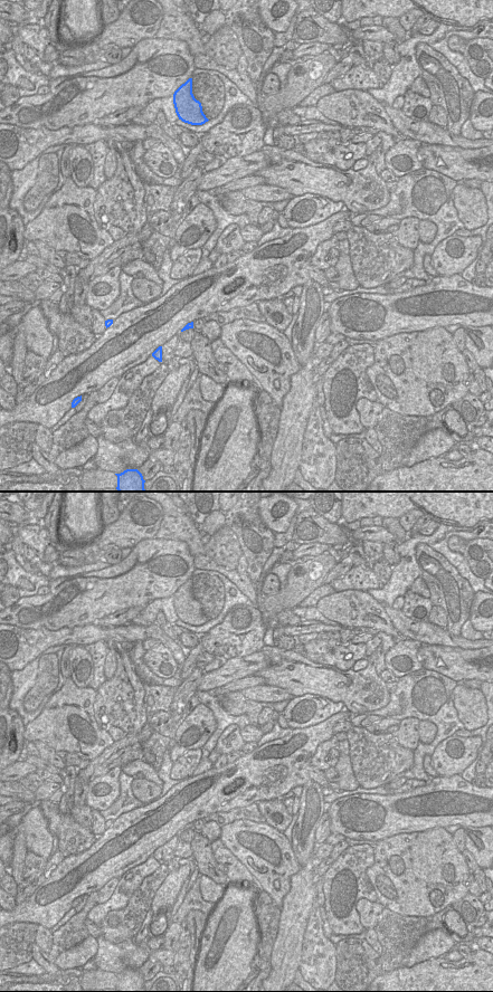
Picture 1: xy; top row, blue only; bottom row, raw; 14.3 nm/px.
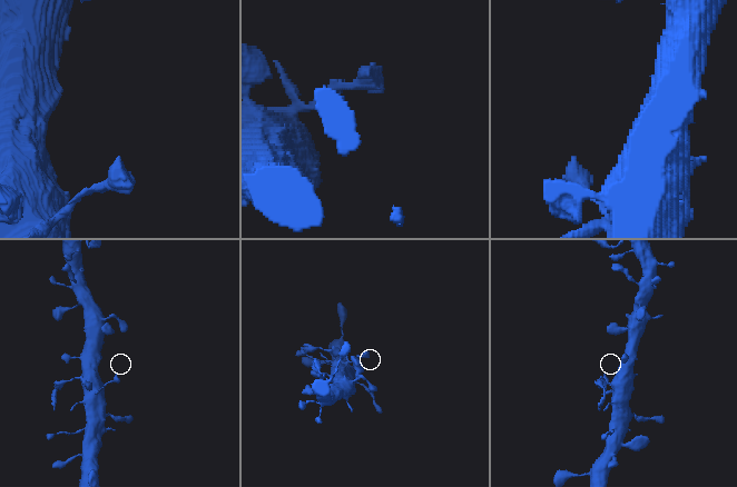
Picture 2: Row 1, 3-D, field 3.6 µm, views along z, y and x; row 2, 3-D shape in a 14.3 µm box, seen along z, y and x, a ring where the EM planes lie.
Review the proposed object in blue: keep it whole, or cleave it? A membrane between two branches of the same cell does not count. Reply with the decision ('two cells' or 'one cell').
two cells

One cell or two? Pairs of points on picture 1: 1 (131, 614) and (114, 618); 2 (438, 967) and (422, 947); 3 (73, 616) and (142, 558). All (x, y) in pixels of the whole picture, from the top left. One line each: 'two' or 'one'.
1: one
2: two
3: one

